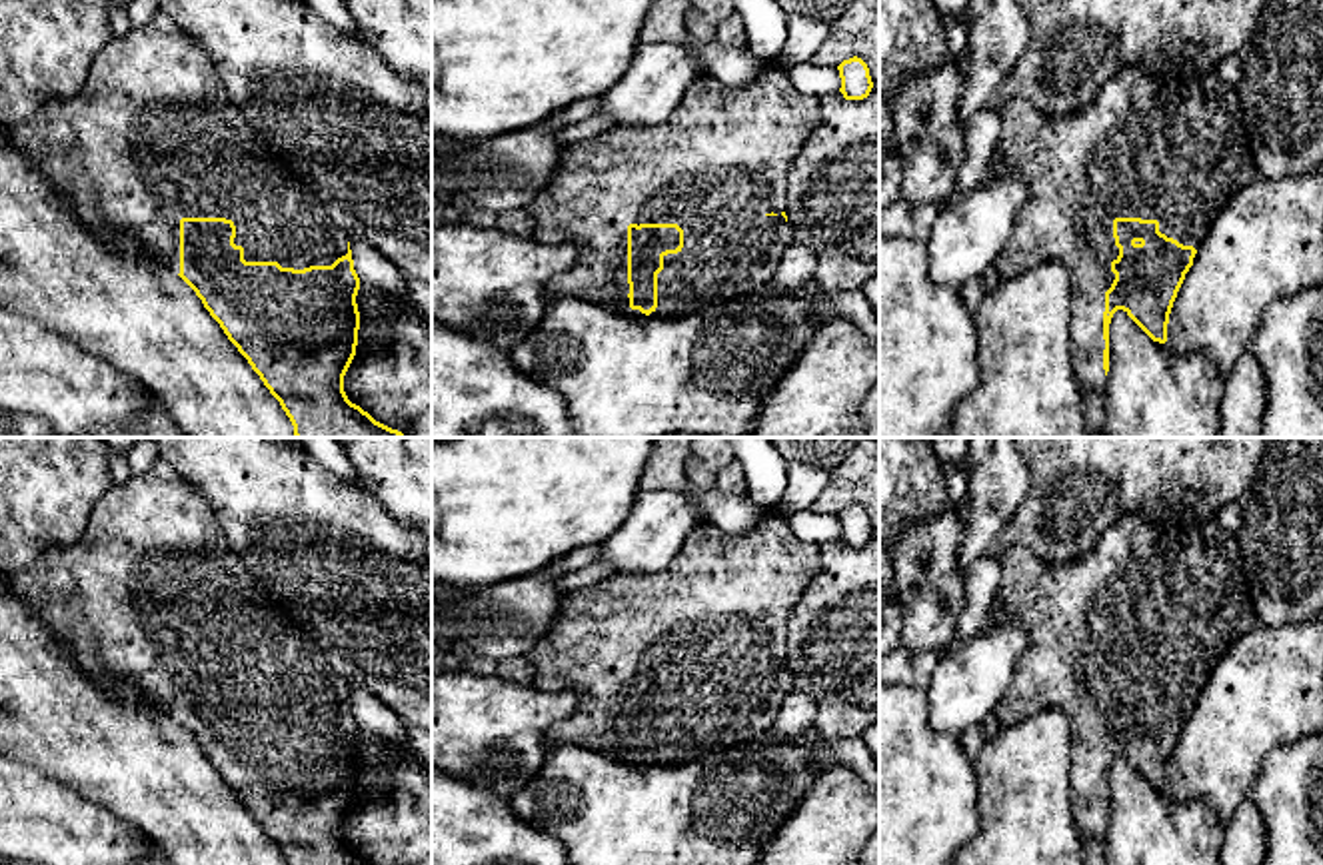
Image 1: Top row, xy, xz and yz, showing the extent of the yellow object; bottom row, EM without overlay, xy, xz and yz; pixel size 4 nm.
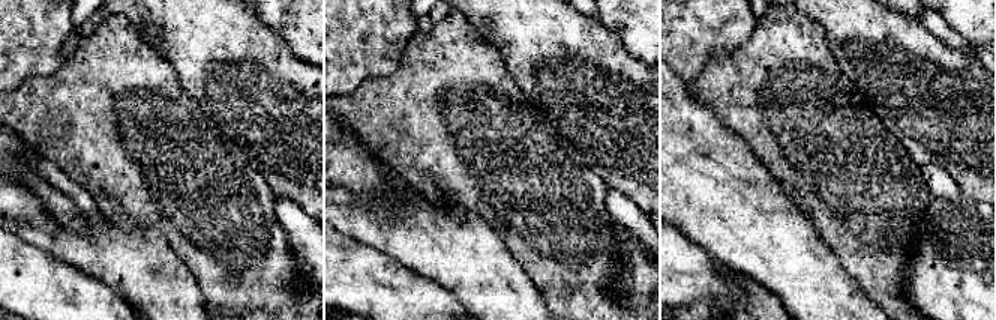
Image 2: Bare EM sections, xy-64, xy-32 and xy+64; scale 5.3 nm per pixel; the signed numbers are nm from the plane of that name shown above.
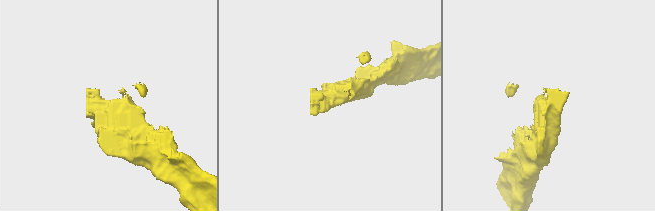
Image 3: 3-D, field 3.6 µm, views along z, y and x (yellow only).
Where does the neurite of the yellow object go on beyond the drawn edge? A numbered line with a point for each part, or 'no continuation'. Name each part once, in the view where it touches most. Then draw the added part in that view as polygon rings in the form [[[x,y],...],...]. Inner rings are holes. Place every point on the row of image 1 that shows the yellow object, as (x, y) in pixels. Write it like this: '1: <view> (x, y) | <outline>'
1: xy (150, 138) | [[[156,10],[156,14],[142,26],[130,28],[122,38],[110,38],[94,58],[84,86],[72,98],[56,98],[32,112],[24,122],[8,128],[8,144],[28,158],[34,168],[48,180],[54,192],[68,200],[70,210],[104,240],[126,236],[136,242],[146,256],[174,274],[180,274],[180,220],[182,218],[226,218],[236,226],[234,244],[244,248],[246,262],[278,262],[282,268],[304,270],[310,266],[332,266],[338,258],[348,254],[346,230],[334,226],[326,208],[312,194],[312,190],[290,170],[284,156],[276,154],[266,140],[252,128],[238,106],[226,96],[222,78],[212,64],[206,50],[186,34],[170,16]]]

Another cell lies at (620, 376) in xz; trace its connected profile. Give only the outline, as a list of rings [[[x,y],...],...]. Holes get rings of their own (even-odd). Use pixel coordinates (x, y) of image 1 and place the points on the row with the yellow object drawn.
[[[771,282],[753,294],[707,306],[689,318],[624,318],[572,296],[552,298],[536,330],[510,352],[516,370],[564,396],[580,437],[665,437],[667,433],[713,433],[745,437],[761,402],[787,374],[821,324],[811,316],[811,298],[821,292],[803,286],[777,294]]]

